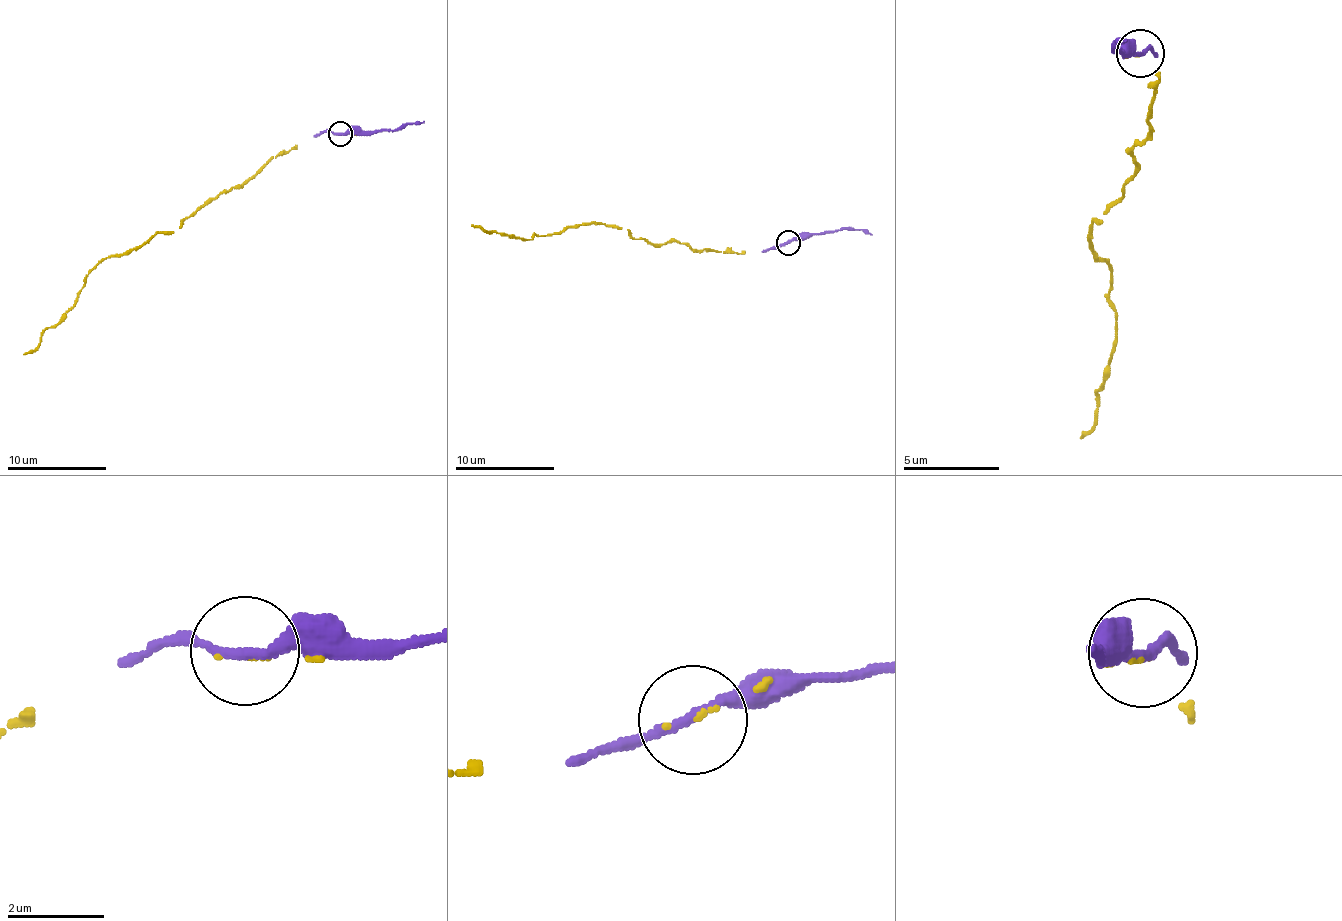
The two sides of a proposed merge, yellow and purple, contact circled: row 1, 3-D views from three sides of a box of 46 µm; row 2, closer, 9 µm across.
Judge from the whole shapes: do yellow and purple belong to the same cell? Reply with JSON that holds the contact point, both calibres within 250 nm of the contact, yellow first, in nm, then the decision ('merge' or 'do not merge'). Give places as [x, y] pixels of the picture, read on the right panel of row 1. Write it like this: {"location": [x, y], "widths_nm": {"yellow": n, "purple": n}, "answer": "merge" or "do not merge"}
{"location": [1140, 53], "widths_nm": {"yellow": 70, "purple": 200}, "answer": "merge"}

